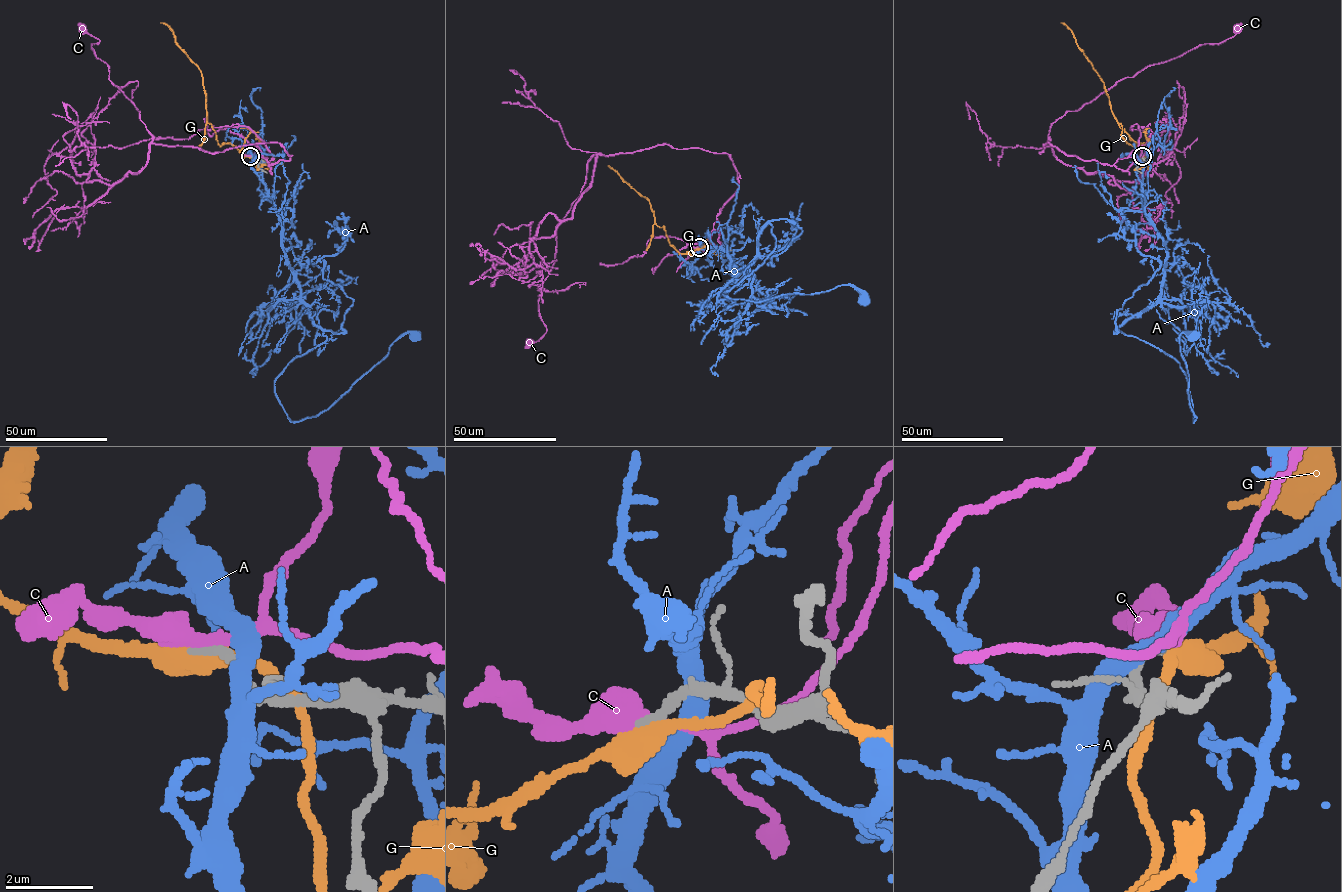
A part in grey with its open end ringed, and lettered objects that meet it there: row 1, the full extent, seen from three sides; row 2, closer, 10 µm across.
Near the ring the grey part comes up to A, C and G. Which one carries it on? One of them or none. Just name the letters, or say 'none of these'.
none of these

